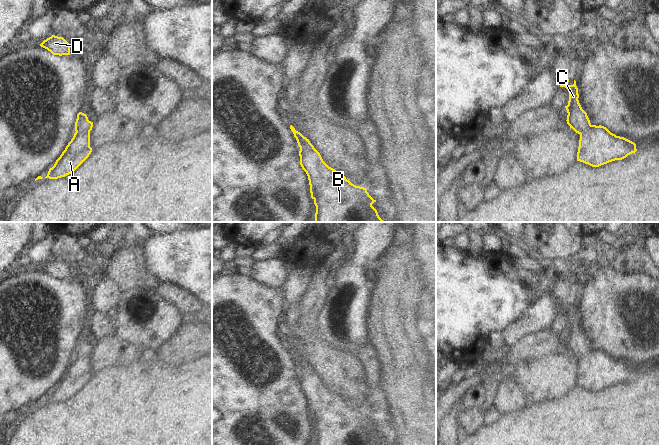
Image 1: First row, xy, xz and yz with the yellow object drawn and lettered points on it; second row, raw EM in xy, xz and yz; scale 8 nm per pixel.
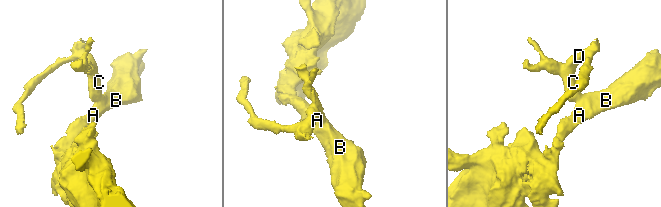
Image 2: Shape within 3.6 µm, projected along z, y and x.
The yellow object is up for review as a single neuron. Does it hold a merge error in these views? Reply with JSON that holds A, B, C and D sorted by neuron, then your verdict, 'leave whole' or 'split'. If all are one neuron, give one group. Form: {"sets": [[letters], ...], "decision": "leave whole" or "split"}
{"sets": [["A", "B", "C", "D"]], "decision": "leave whole"}

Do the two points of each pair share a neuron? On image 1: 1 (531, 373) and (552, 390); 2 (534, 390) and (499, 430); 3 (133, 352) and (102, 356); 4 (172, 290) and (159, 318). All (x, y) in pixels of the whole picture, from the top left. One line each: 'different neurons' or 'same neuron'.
1: same neuron
2: different neurons
3: same neuron
4: different neurons

